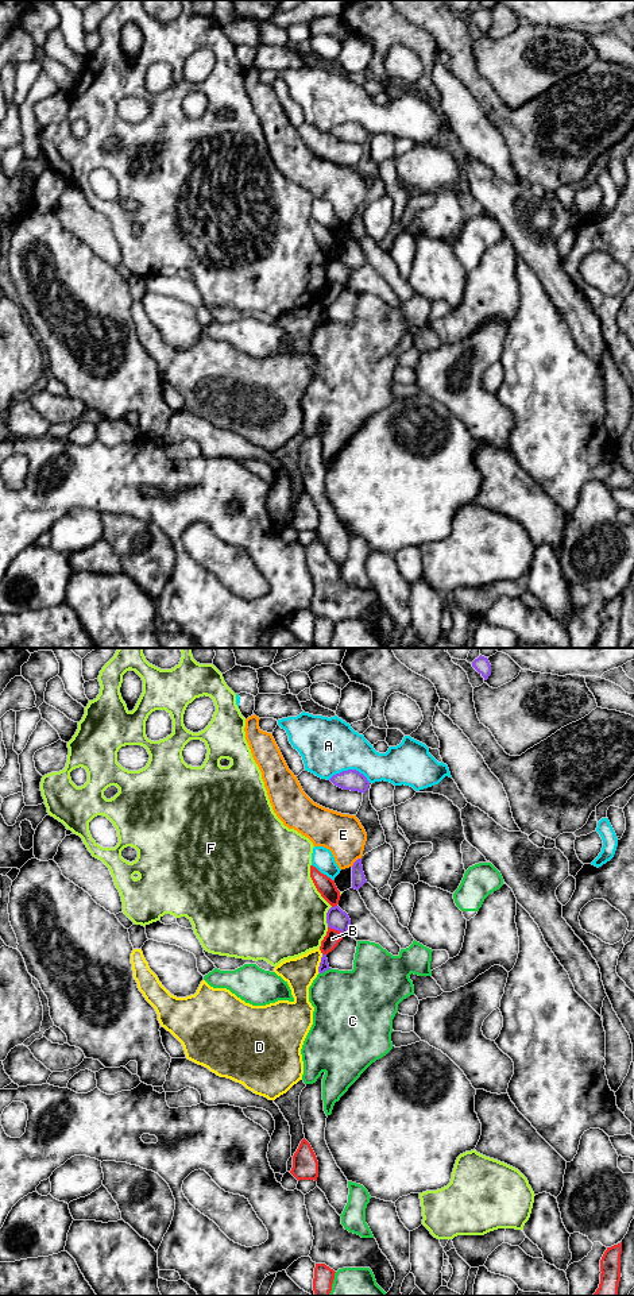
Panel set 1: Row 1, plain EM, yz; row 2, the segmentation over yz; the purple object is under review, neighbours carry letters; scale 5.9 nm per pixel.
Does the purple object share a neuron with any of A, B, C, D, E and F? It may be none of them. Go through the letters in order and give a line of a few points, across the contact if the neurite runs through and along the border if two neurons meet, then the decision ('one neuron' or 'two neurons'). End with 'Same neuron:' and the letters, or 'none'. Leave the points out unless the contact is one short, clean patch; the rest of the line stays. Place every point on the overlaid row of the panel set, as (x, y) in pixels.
A: two neurons
B: two neurons
C: two neurons
D: two neurons
E: two neurons
F: two neurons
Same neuron: none

